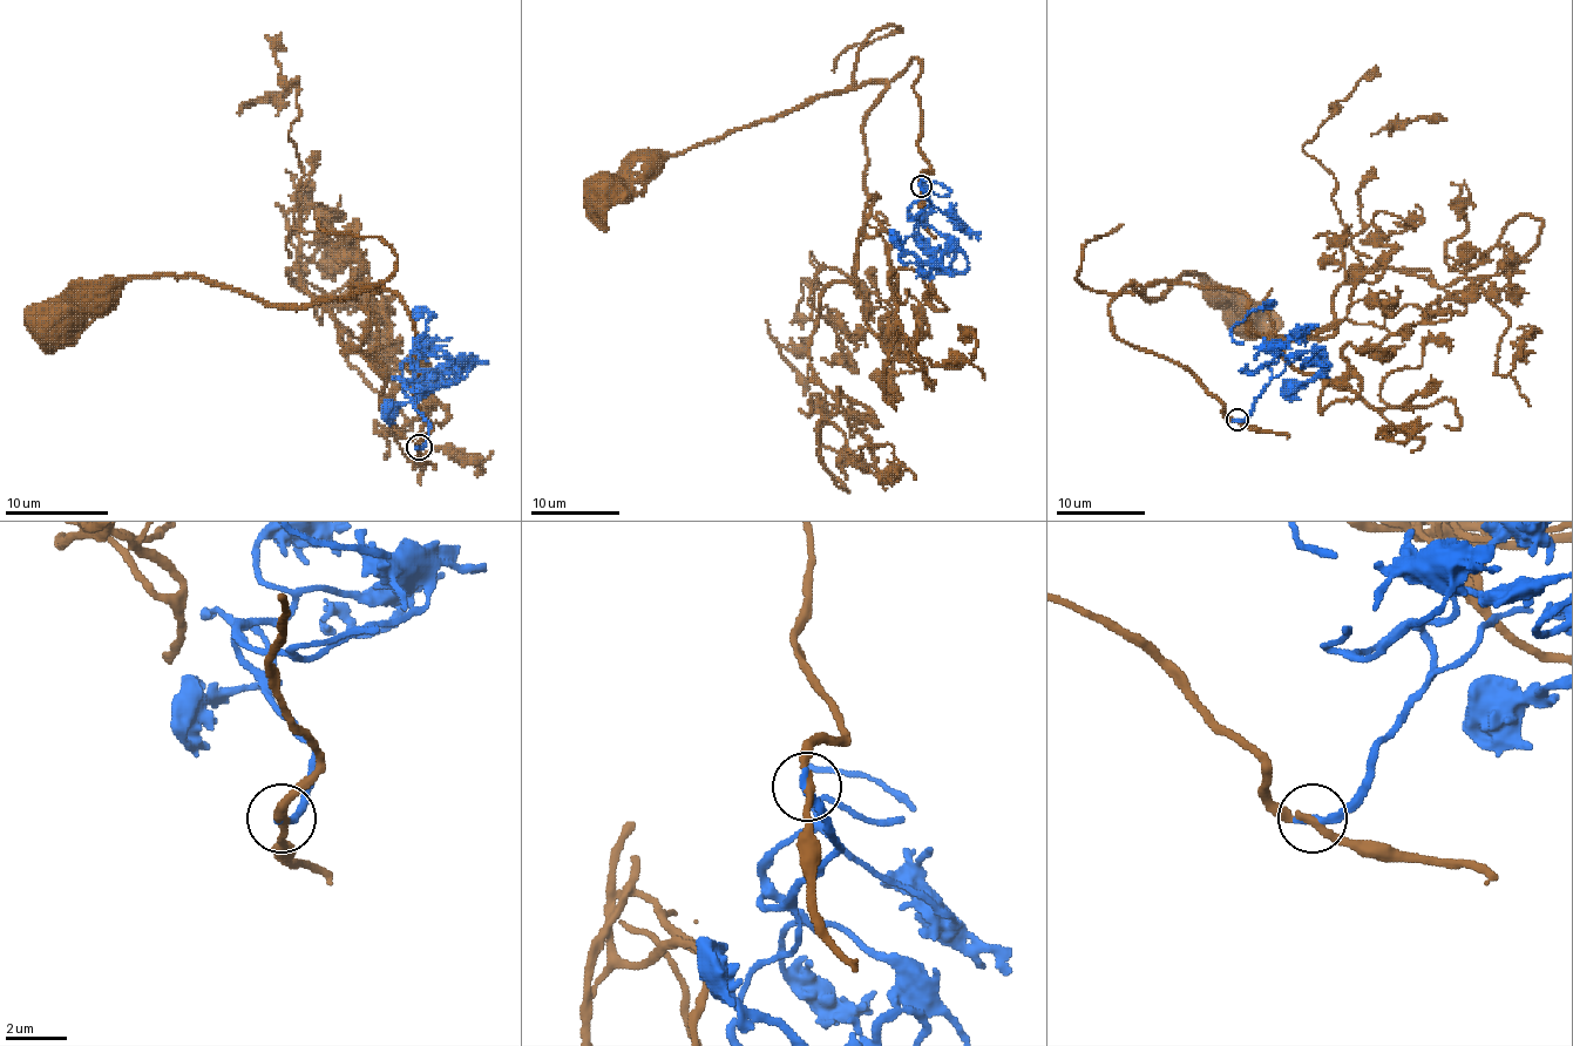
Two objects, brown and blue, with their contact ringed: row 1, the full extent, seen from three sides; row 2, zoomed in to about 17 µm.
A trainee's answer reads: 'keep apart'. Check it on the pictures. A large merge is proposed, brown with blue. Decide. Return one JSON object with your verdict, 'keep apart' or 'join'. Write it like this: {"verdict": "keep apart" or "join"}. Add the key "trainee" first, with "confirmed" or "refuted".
{"trainee": "refuted", "verdict": "join"}

